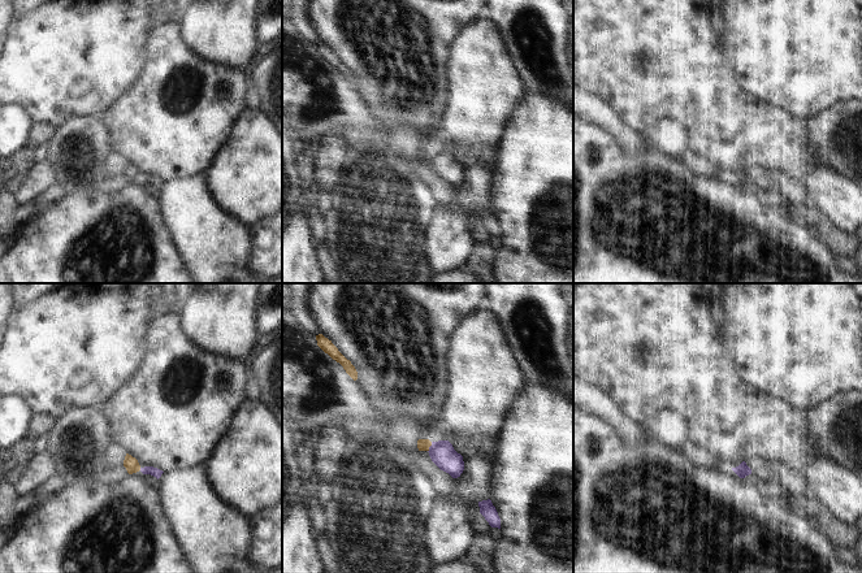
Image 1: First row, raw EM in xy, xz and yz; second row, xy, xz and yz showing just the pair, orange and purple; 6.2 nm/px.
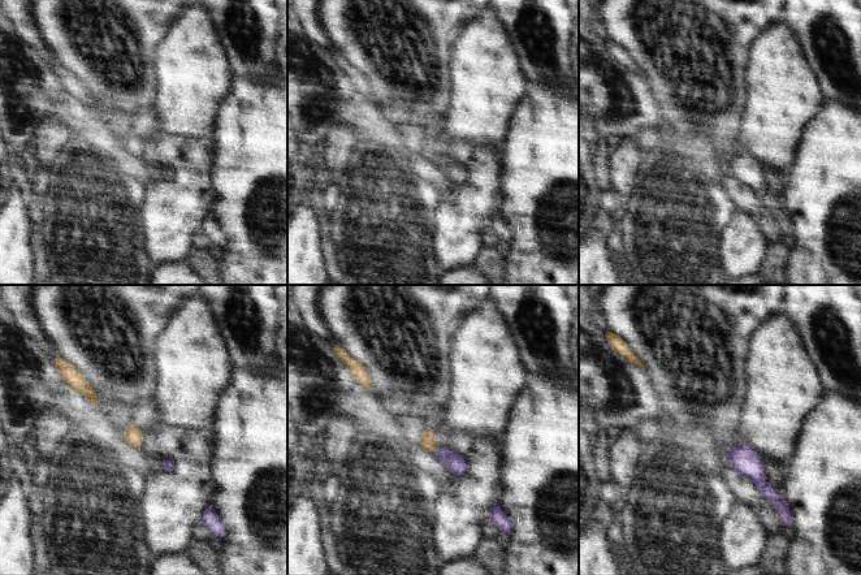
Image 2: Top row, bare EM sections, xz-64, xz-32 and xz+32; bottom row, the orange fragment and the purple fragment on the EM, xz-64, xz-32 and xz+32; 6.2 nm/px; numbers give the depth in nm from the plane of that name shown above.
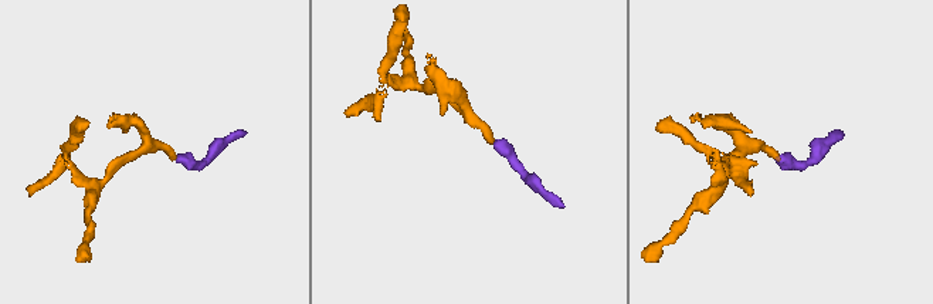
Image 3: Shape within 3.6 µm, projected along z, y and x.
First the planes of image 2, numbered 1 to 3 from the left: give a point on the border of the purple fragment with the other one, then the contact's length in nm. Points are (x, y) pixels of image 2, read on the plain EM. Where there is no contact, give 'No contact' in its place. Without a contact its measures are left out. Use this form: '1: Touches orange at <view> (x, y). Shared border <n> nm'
1: No contact
2: No contact
3: No contact.

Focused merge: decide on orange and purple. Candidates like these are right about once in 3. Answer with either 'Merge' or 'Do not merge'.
Merge.

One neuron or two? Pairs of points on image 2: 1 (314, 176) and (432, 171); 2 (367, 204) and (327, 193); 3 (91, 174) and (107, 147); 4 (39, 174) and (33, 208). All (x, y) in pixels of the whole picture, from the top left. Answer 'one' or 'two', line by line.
1: two
2: two
3: two
4: two

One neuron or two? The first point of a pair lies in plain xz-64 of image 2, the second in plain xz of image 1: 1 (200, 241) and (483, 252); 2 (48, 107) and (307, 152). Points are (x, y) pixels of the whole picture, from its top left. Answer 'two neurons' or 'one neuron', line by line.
1: two neurons
2: two neurons

